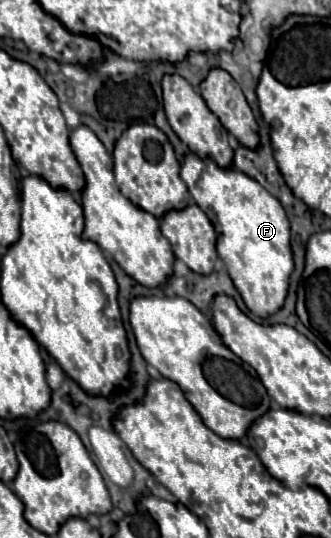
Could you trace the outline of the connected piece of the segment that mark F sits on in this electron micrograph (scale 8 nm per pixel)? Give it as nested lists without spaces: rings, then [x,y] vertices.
[[[194,154],[186,156],[180,176],[190,190],[188,194],[206,212],[214,230],[218,232],[218,256],[224,260],[226,270],[236,290],[240,292],[246,308],[258,318],[268,318],[270,314],[276,314],[284,306],[290,286],[290,274],[294,272],[294,258],[290,248],[290,224],[282,204],[250,176],[234,168],[220,168],[212,160],[202,160]]]

